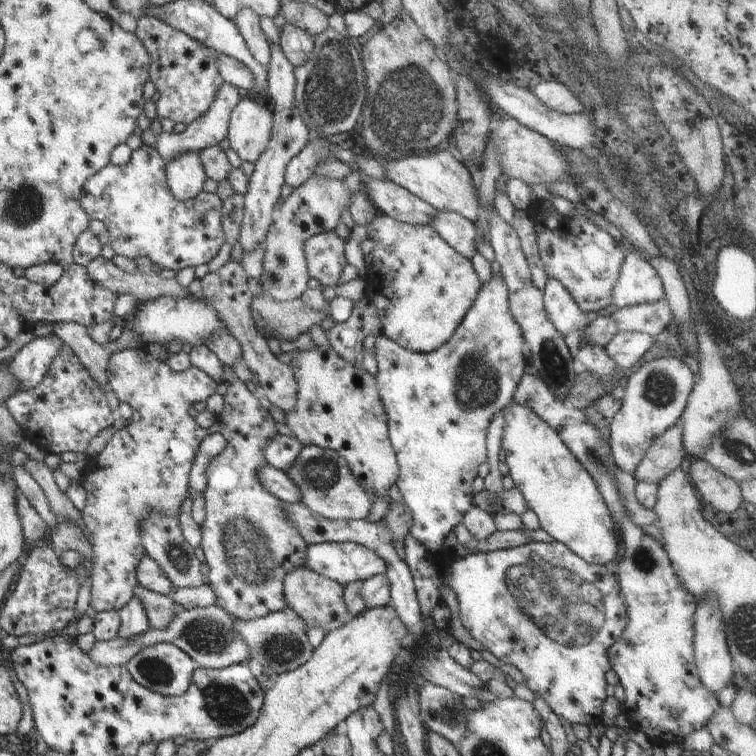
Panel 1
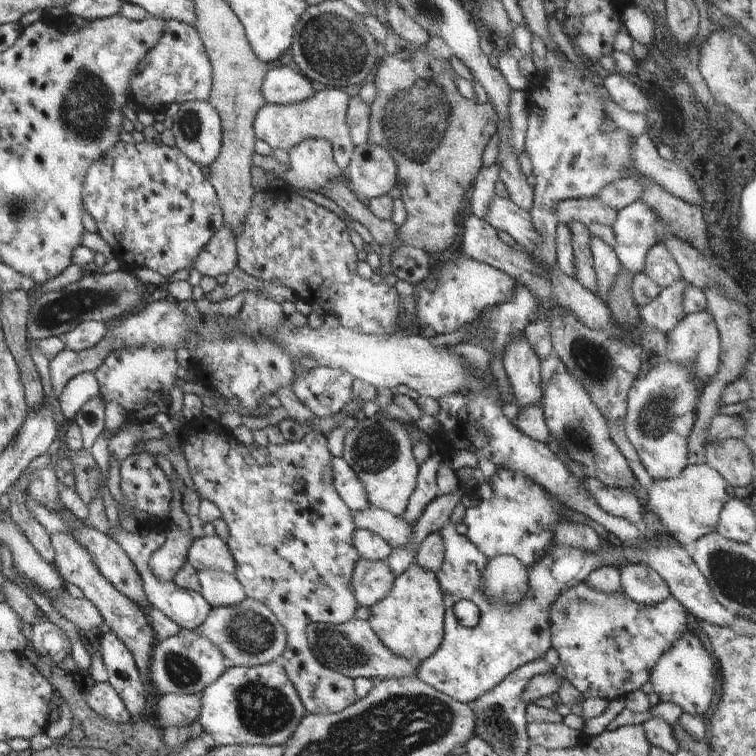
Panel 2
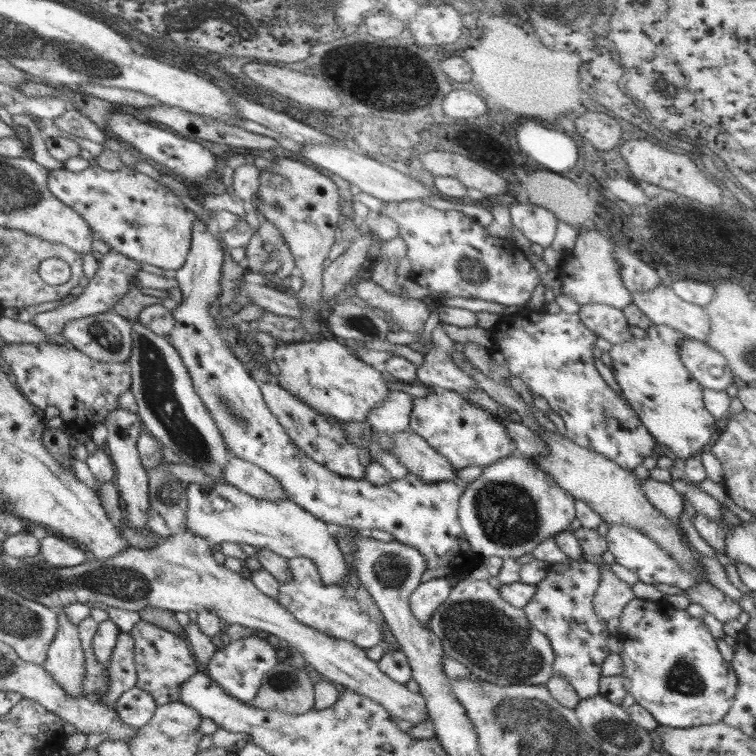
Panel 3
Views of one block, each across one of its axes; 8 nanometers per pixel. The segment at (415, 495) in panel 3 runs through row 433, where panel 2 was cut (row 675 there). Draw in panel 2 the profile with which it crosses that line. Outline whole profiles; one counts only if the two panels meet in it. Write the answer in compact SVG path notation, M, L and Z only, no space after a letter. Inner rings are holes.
M275 661L255 667L230 666L220 678L216 679L214 684L210 684L204 692L201 692L201 696L202 708L197 721L202 725L203 732L214 738L216 747L230 745L284 746L294 736L304 715L308 714L298 692L295 692L292 682L288 680L284 668Z

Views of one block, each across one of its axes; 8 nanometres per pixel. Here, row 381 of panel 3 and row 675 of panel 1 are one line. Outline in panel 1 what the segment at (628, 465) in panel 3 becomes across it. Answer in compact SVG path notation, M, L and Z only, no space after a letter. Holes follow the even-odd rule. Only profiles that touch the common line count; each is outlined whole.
M529 541L518 546L501 549L498 551L488 551L486 553L468 553L460 551L453 553L454 558L450 560L450 578L447 586L456 593L458 599L458 618L462 626L478 642L484 645L486 651L498 660L514 666L522 673L524 684L534 693L534 696L541 698L552 709L552 712L559 718L566 719L566 722L573 724L583 724L584 726L597 726L603 724L603 703L607 698L605 674L611 669L606 654L610 642L614 643L621 638L624 633L627 615L625 614L625 603L619 594L619 585L613 573L608 572L604 565L590 565L580 556L574 554L564 544L557 541Z

